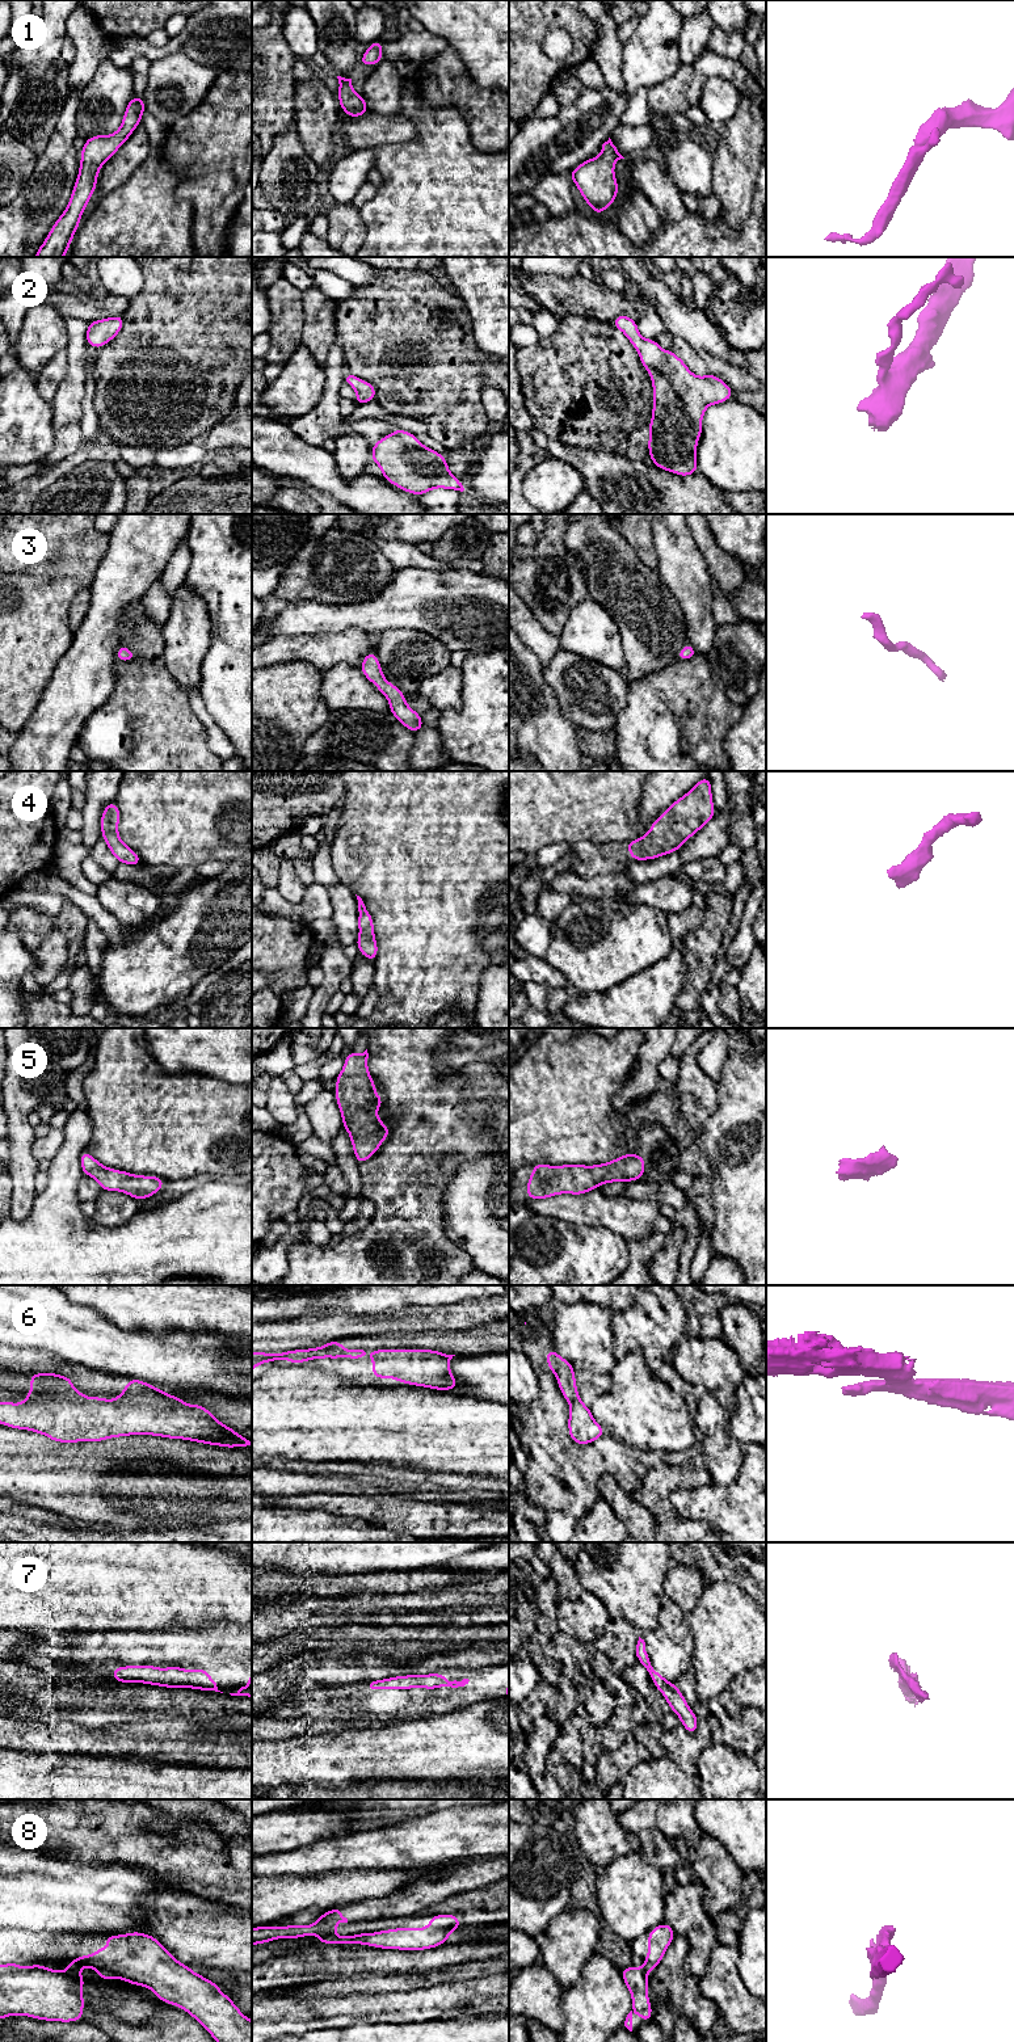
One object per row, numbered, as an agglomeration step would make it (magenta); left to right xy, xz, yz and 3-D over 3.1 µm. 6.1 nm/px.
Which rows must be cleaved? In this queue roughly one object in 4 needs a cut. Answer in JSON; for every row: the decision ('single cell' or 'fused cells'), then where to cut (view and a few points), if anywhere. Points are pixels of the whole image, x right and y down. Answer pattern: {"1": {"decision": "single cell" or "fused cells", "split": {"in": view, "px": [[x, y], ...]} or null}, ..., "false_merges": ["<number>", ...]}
{"1": {"decision": "single cell", "split": null}, "2": {"decision": "single cell", "split": null}, "3": {"decision": "single cell", "split": null}, "4": {"decision": "single cell", "split": null}, "5": {"decision": "single cell", "split": null}, "6": {"decision": "fused cells", "split": {"in": "xy", "px": [[30, 1392], [87, 1398]]}}, "7": {"decision": "single cell", "split": null}, "8": {"decision": "fused cells", "split": {"in": "xy", "px": [[68, 1969], [78, 1974]]}}, "false_merges": ["6", "8"]}

